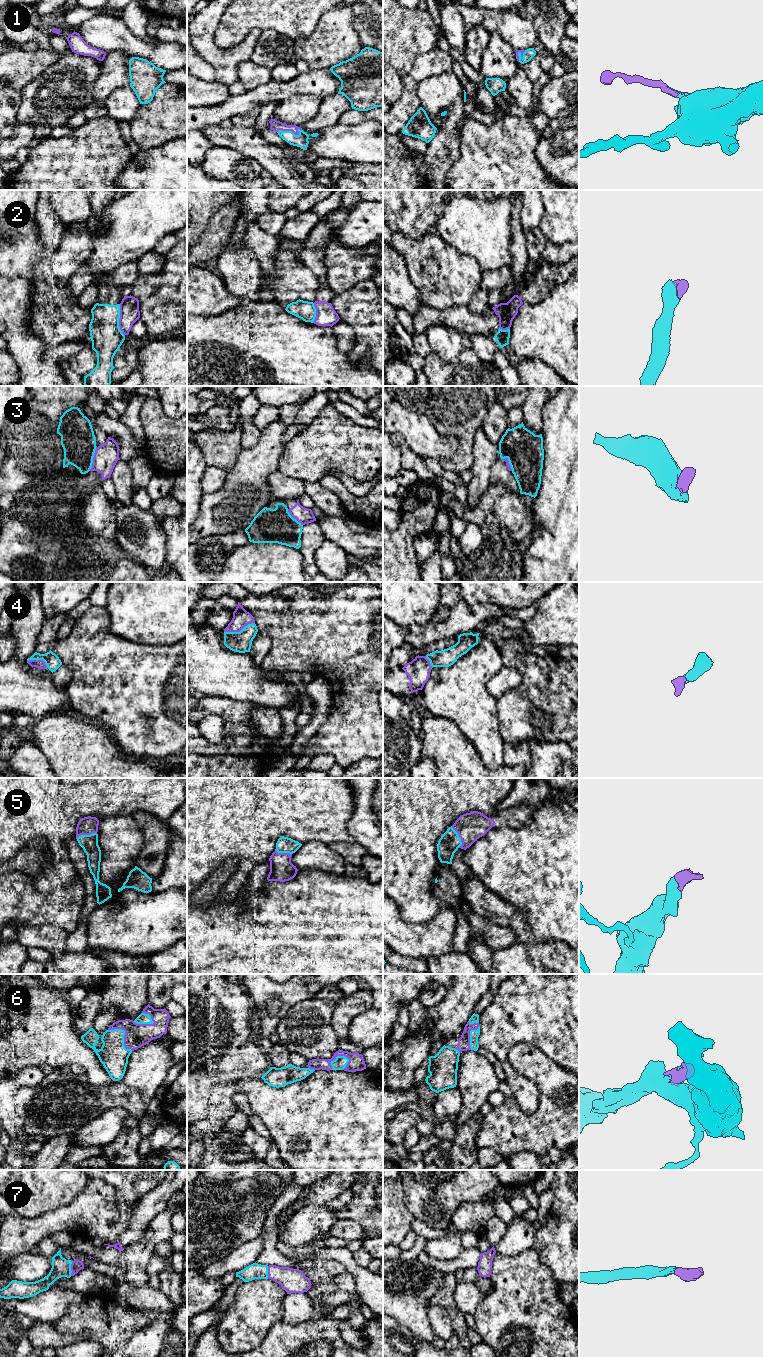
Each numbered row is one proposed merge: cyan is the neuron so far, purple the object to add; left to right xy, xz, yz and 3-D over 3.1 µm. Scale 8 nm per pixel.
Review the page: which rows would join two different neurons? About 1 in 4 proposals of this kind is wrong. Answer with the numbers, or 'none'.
2, 3

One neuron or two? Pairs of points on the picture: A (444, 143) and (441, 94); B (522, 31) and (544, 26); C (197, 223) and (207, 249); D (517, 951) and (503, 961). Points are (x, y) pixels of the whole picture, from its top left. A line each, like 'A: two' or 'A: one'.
A: one
B: two
C: two
D: one

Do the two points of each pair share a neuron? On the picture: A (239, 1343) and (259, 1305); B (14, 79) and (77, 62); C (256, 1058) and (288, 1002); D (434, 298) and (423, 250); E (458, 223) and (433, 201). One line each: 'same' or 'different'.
A: same
B: different
C: different
D: same
E: different

